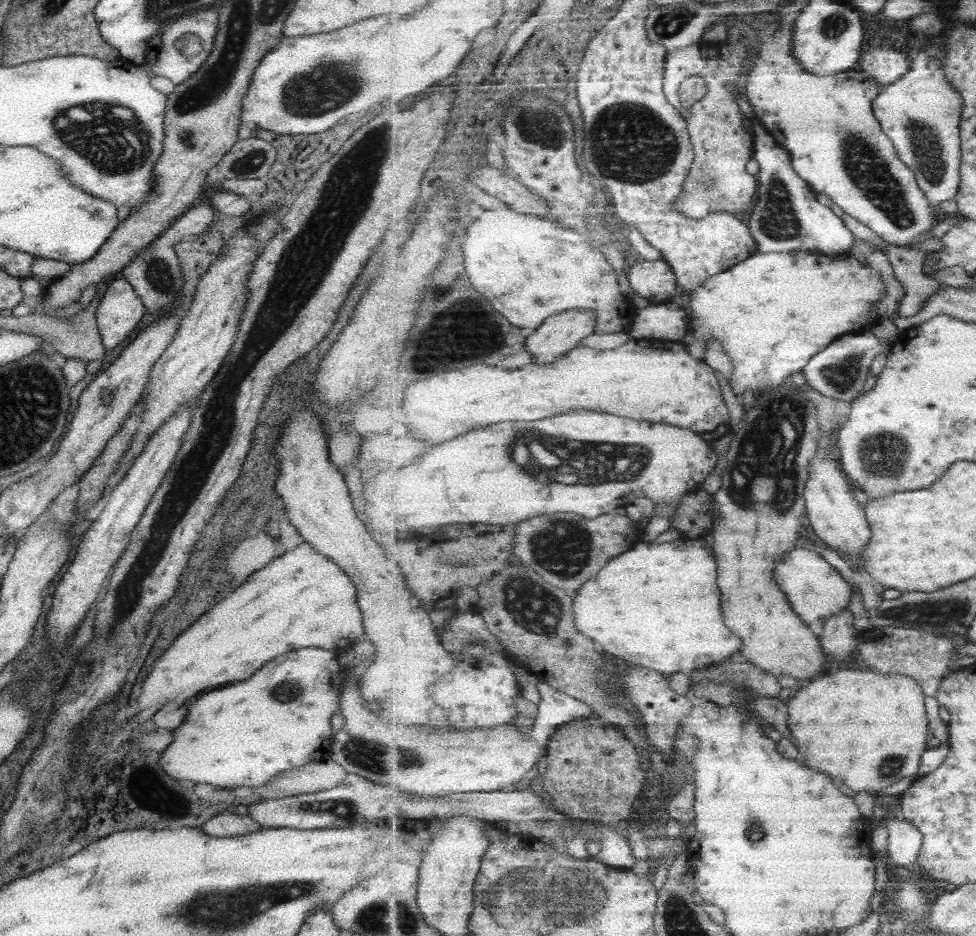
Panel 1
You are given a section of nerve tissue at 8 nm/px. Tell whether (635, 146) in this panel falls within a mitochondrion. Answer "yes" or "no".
yes

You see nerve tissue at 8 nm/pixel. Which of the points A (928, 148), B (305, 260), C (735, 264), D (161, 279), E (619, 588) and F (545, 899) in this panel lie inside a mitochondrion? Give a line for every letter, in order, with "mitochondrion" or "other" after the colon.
A: mitochondrion
B: mitochondrion
C: other
D: mitochondrion
E: other
F: mitochondrion

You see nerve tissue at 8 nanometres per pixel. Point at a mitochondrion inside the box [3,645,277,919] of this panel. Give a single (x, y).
(84, 678)

